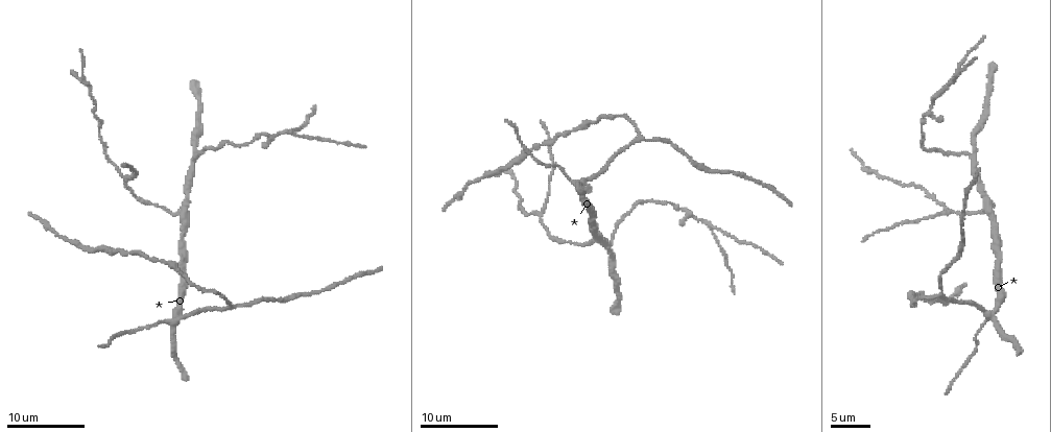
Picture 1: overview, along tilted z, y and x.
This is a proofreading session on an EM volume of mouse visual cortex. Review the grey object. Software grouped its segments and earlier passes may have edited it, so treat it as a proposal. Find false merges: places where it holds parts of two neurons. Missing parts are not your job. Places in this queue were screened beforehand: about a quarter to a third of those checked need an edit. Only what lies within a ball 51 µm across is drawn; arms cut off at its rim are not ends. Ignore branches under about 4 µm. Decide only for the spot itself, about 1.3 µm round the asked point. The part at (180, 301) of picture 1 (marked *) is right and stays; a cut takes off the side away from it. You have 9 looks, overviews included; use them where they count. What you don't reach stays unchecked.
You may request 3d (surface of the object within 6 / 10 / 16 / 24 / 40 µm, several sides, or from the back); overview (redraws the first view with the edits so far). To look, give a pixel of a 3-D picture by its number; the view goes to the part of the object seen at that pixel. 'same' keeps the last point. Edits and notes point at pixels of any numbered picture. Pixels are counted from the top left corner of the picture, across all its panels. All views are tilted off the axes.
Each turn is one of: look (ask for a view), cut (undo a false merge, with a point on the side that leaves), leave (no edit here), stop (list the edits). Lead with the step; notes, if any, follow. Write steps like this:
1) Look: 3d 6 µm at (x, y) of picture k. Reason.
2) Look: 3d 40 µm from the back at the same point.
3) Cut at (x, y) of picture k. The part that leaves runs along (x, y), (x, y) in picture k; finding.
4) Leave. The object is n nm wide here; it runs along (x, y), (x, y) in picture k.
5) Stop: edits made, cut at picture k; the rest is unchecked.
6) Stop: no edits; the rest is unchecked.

Look: 3d 10 µm at (989, 319) of picture 1. Four-way junction.

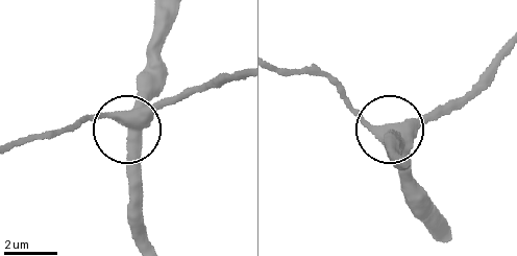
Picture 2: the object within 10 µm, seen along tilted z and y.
Leave. The side arm is 8 µm long; all the same neuron.

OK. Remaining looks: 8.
Look: 3d 10 µm at (176, 215) of picture 1.

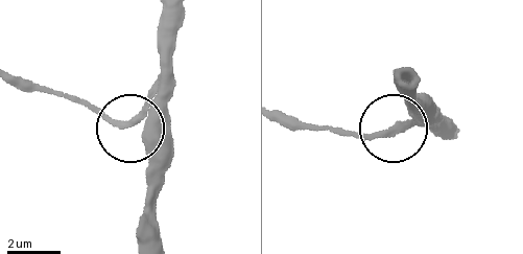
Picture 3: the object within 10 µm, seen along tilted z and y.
Look: 3d 6 µm at (133, 121) of picture 3.

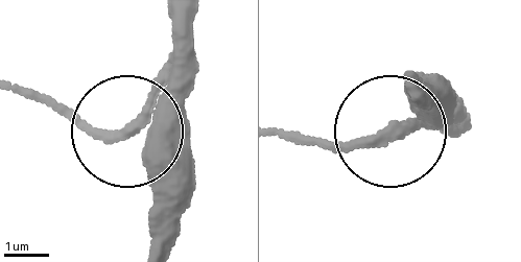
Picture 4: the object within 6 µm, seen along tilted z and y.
Leave. The side arm is 33 µm long; it runs along (416, 101), (365, 138), (281, 136) in picture 4; one neuron here.

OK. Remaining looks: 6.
Look: 3d 10 µm at (539, 213) of picture 1. Three arms meet.

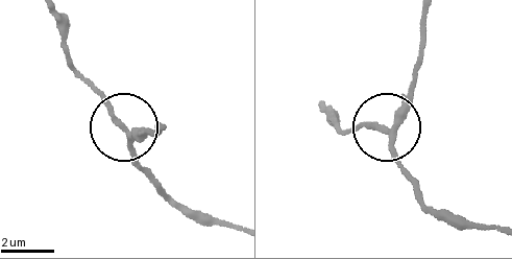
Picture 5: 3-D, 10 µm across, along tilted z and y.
Look: 3d 6 µm at (391, 129) of picture 5.

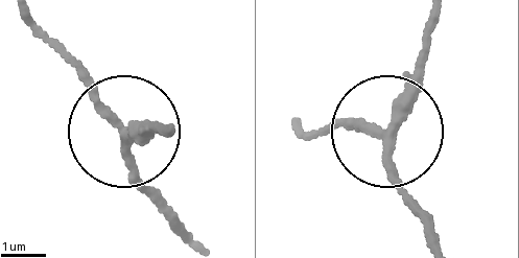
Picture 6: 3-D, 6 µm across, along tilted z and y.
Leave. 3 arms meet here; it runs along (187, 233), (142, 182), (123, 138), (170, 138) in picture 6; all the same neuron.

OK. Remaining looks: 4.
Look: 3d 6 µm at (974, 153) of picture 1. Two arms in line, one across.

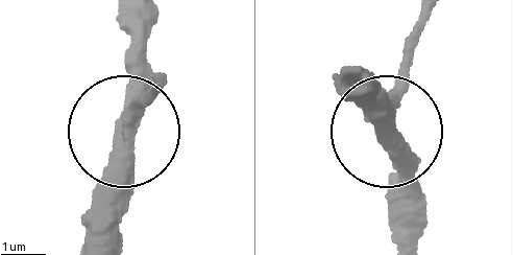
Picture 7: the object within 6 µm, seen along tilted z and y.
Leave. 3 arms meet here; it runs along (357, 100), (377, 109), (398, 187) in picture 7; one neuron here.

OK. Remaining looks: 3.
Stop: no edits; the rest is unchecked.

